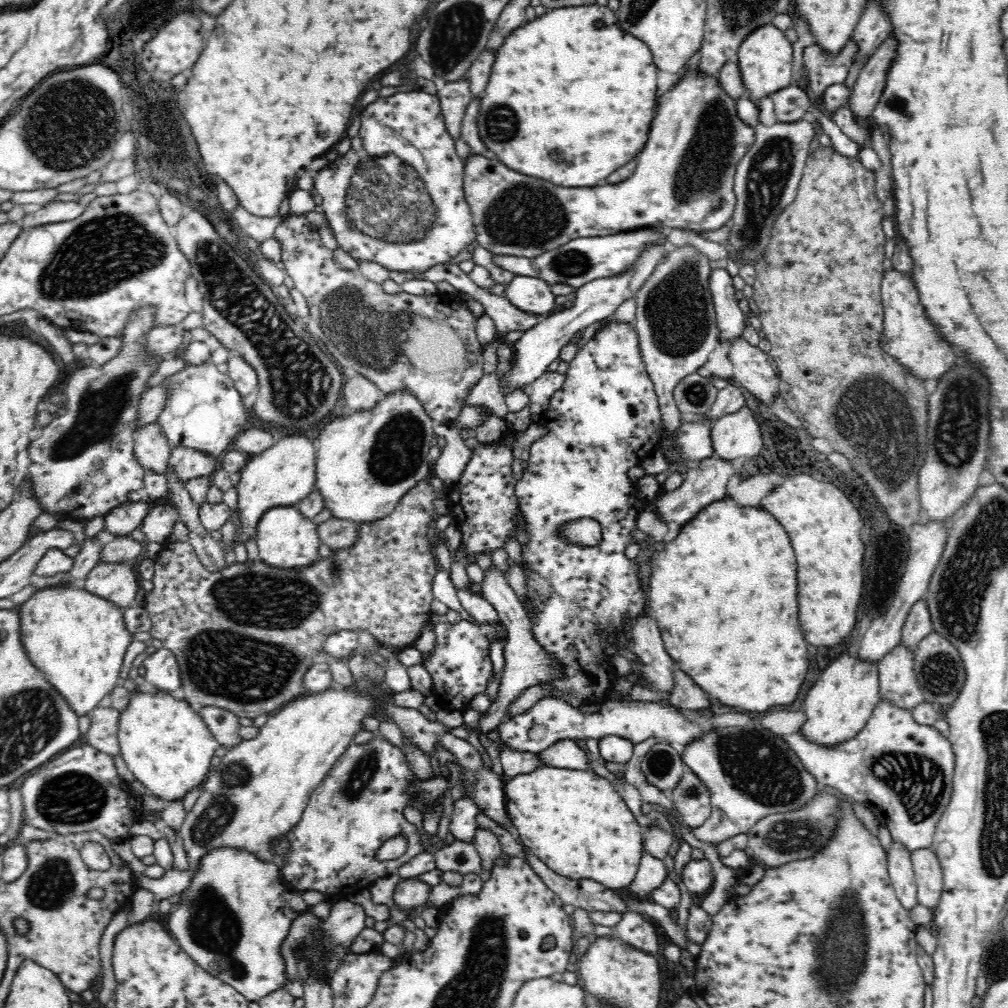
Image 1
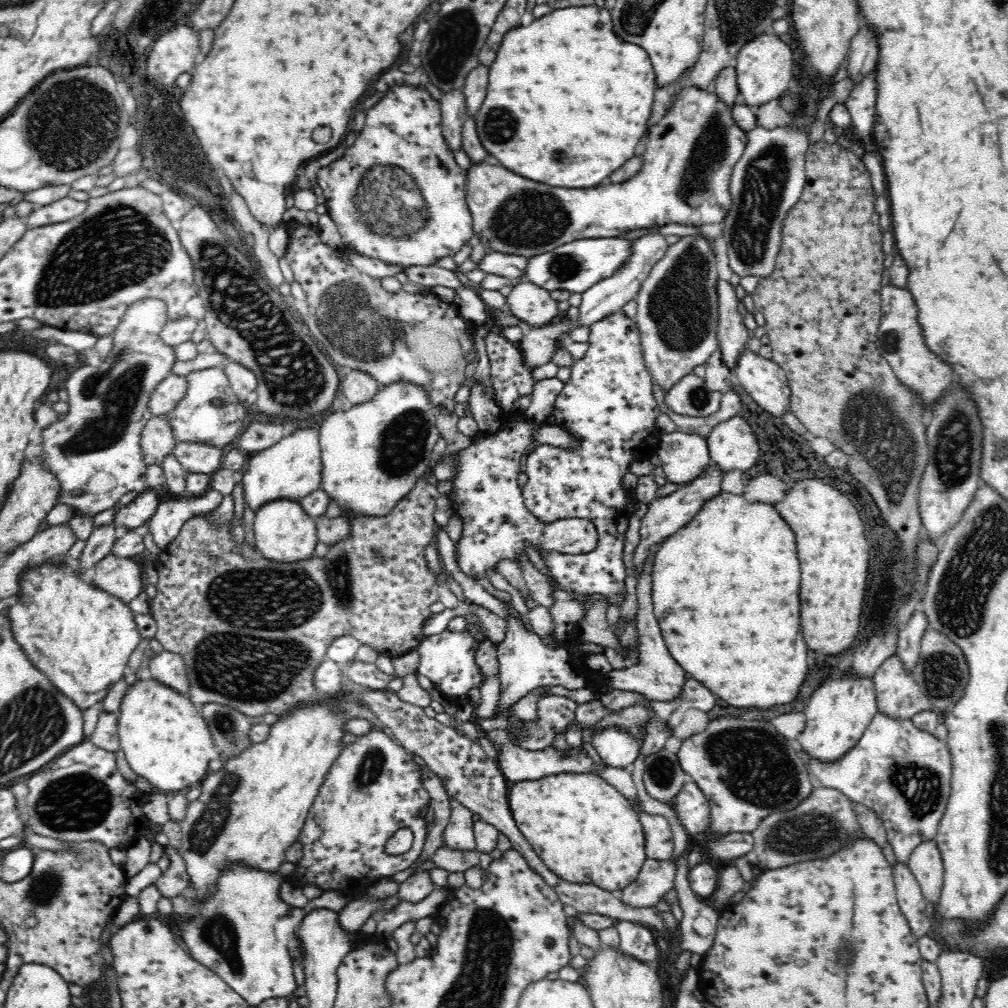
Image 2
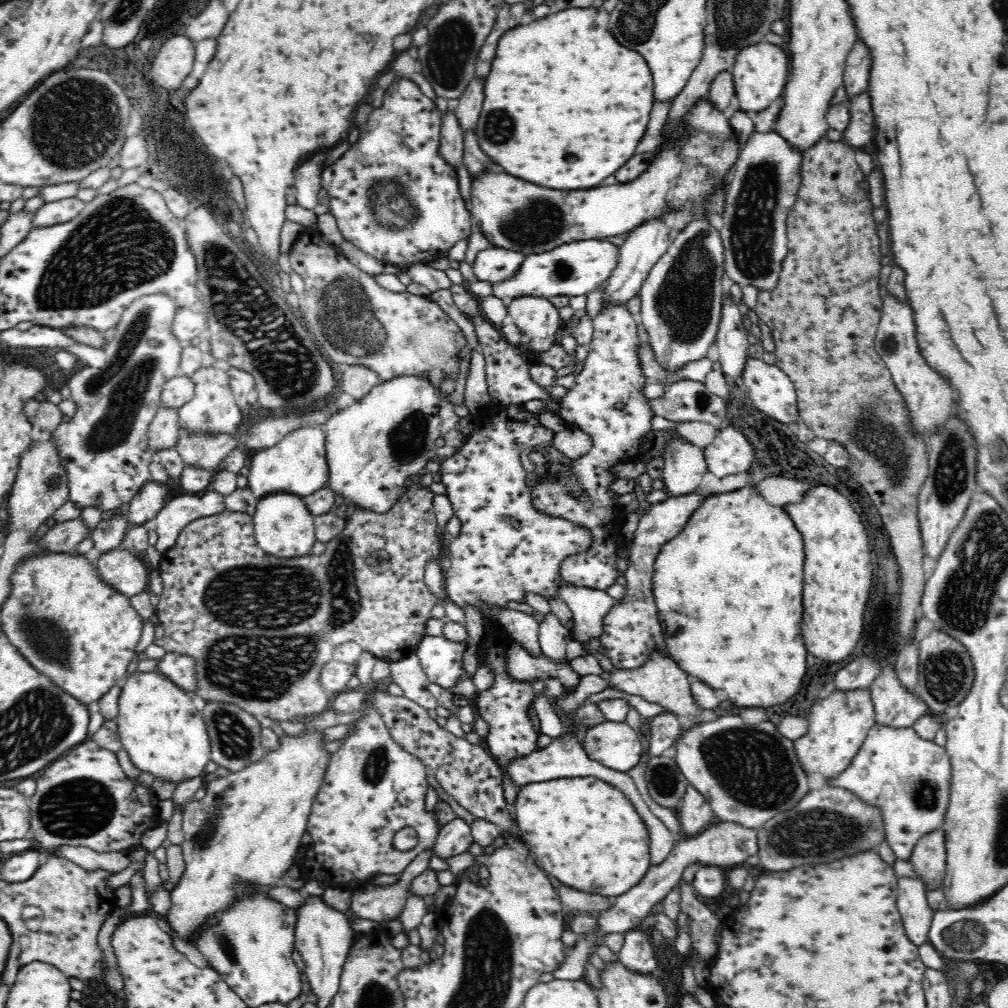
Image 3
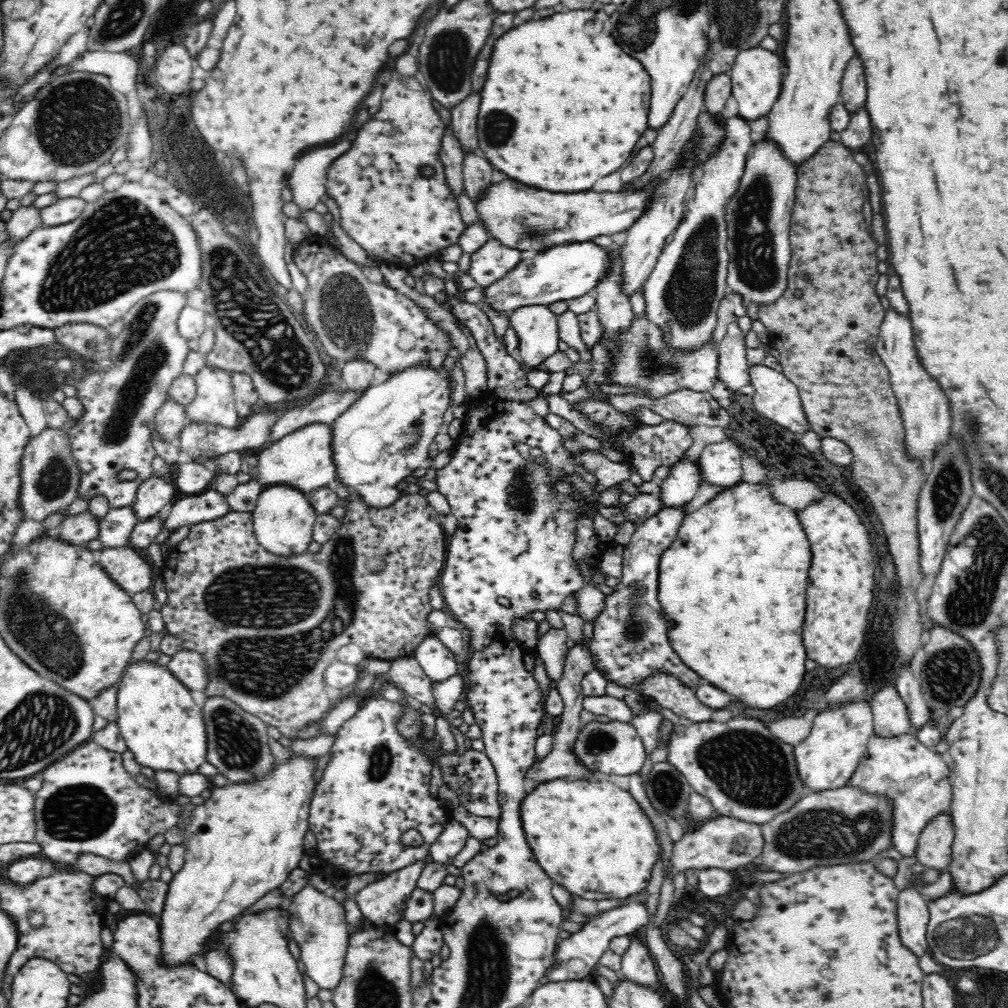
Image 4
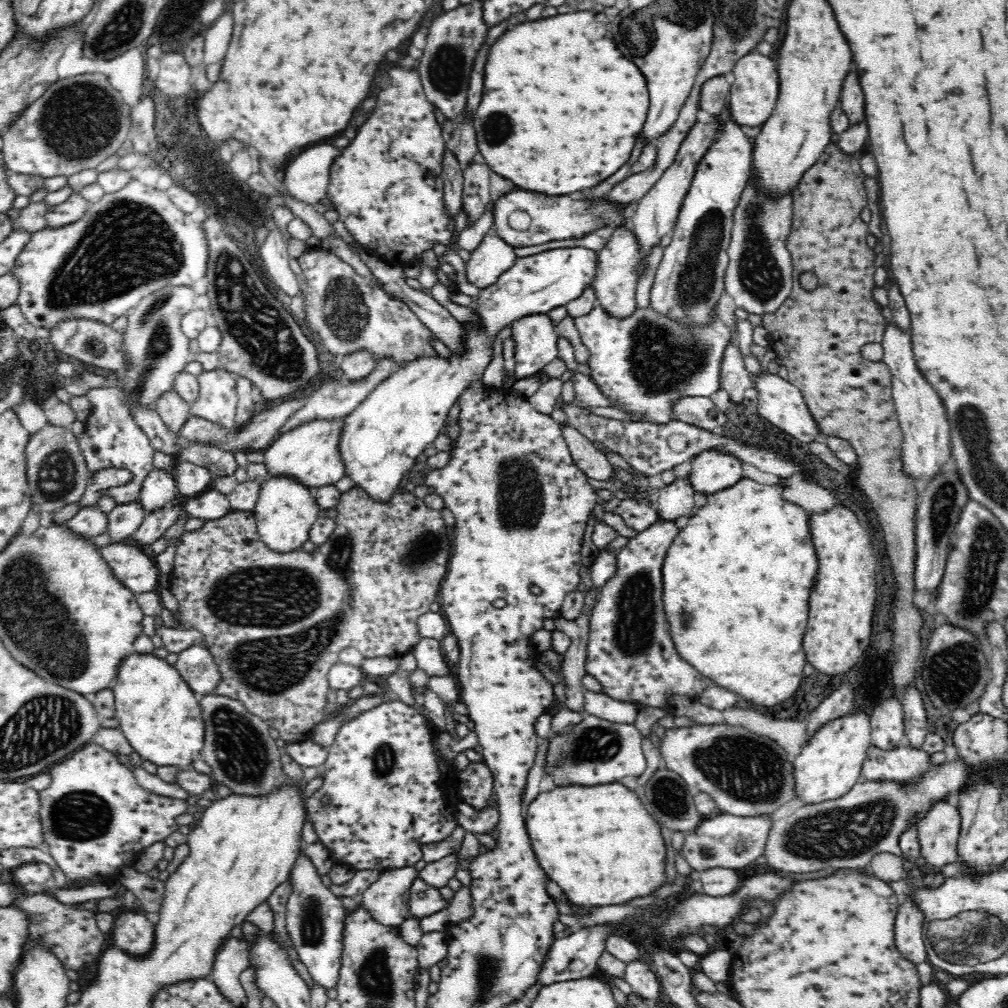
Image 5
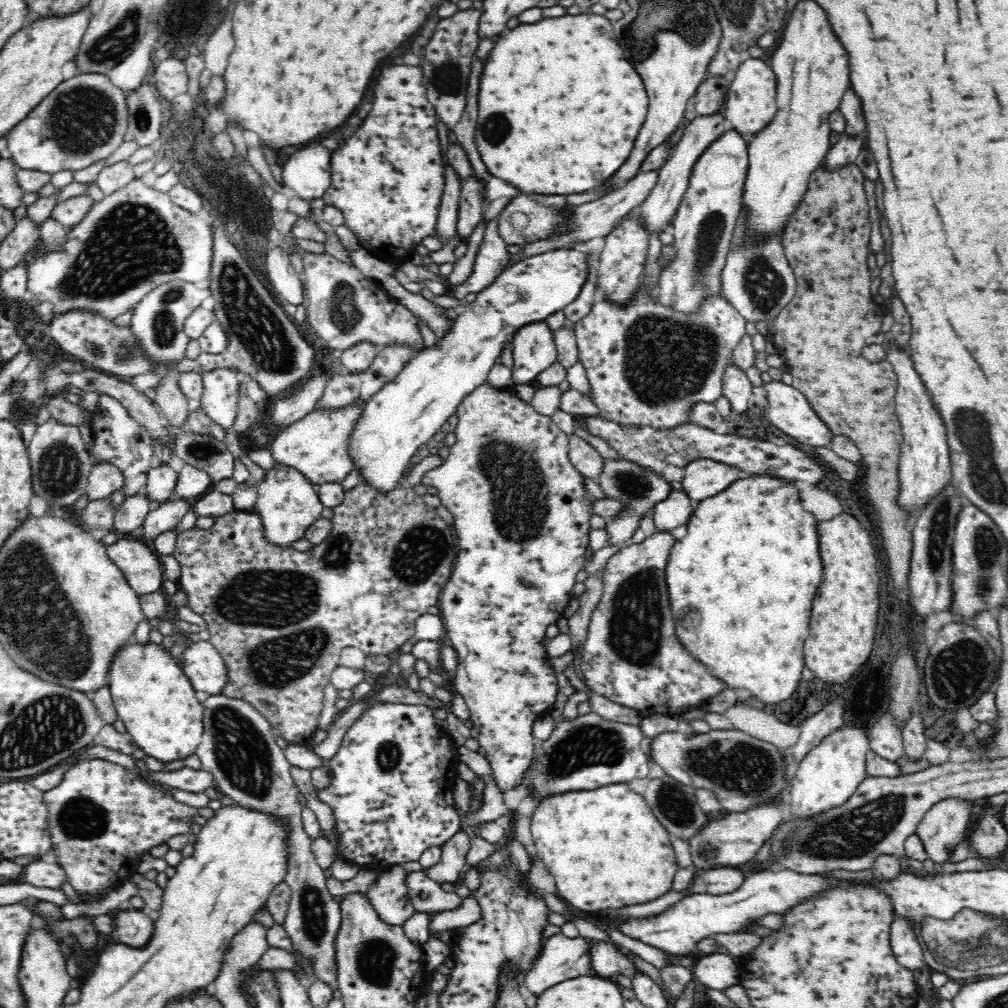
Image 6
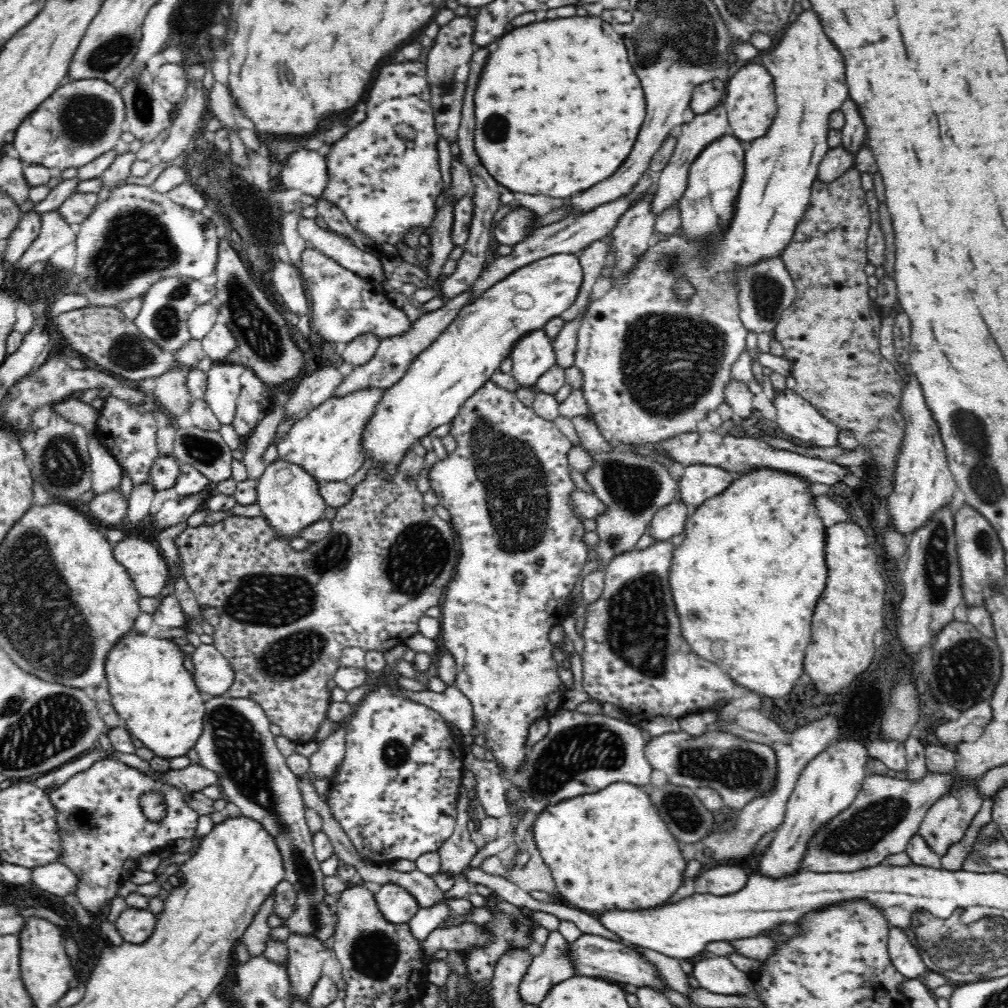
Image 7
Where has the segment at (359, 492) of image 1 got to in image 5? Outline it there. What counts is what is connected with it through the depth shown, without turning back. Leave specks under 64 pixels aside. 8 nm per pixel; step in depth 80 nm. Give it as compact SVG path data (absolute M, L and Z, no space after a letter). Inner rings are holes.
M576 246L571 248L549 249L534 255L517 258L516 262L500 275L494 284L480 290L474 298L472 309L476 318L460 324L460 350L450 350L449 357L420 356L401 365L390 378L382 381L364 402L356 408L344 424L341 432L340 453L347 475L361 486L374 500L388 502L400 489L400 480L406 472L415 473L421 466L426 446L434 443L440 430L445 426L450 410L459 402L460 396L468 388L482 384L484 371L491 363L493 344L499 334L508 331L511 324L524 315L547 314L553 308L564 306L576 300L591 284L596 276L597 252Z

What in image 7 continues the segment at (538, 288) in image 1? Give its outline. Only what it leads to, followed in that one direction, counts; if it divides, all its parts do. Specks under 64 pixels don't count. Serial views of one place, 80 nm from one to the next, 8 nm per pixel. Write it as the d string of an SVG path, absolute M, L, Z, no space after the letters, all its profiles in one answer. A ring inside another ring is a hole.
M543 328L516 341L509 354L512 359L510 373L523 388L535 387L544 373L557 364L552 341Z

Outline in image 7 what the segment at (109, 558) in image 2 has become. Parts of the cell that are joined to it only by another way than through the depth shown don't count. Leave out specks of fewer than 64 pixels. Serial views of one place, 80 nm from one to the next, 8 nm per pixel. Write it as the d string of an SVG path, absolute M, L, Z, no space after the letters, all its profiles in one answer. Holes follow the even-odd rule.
M125 537L125 539L113 545L113 553L116 560L123 564L130 573L131 579L141 597L159 595L171 577L171 565L166 562L161 550L156 548L151 541L146 541L146 539L140 537Z

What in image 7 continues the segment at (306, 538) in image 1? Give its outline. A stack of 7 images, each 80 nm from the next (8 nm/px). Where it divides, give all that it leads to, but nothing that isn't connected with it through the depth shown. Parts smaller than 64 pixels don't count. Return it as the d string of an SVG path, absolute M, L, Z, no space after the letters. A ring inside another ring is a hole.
M280 458L267 464L257 480L257 501L272 529L285 538L294 538L314 522L324 520L326 501L319 491L319 482L301 466Z

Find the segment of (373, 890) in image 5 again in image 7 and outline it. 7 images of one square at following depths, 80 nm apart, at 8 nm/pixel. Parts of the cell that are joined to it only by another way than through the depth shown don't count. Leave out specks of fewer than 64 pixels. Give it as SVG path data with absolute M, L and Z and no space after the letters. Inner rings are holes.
M384 884L375 888L376 903L384 918L392 923L409 923L420 910L414 896L396 884Z

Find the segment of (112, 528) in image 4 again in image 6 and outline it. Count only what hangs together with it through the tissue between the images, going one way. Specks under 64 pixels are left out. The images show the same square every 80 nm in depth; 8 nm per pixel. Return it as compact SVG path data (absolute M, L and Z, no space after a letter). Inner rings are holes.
M144 491L138 492L126 497L117 510L112 531L120 537L127 537L129 532L144 525L150 513L150 499Z

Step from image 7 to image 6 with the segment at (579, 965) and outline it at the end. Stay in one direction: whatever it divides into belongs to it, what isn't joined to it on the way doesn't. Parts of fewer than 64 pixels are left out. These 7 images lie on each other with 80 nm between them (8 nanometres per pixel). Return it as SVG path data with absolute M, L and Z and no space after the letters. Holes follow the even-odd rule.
M586 939L588 943L588 959L590 959L590 971L589 974L602 977L603 979L611 978L613 976L618 977L620 975L626 976L631 980L638 974L644 973L639 970L639 965L635 963L635 960L631 958L631 954L623 952L621 947L614 944L611 941L600 941Z

